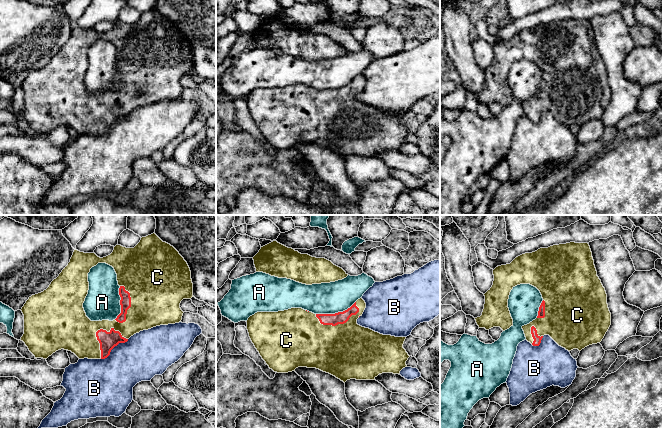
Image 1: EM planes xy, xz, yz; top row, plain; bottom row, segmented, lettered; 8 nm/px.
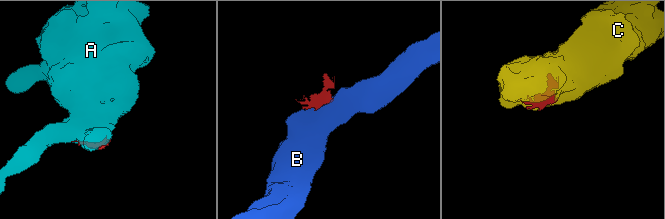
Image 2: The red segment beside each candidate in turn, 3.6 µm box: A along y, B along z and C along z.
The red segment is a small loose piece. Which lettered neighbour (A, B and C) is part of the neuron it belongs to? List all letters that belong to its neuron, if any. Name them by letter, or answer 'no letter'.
C

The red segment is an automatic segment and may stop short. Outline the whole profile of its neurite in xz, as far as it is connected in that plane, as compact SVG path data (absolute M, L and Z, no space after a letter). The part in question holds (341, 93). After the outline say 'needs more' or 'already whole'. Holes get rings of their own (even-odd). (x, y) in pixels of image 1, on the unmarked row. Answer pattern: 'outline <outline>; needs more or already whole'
outline M360 74L358 75L350 84L343 88L338 88L335 90L314 90L302 84L291 84L284 87L278 88L257 88L254 91L248 94L247 98L247 106L249 109L249 113L254 120L255 124L259 128L262 135L266 138L270 145L277 149L288 149L295 147L298 143L307 143L307 144L316 144L323 148L329 149L336 154L340 155L344 159L350 155L356 156L375 156L375 154L382 149L393 149L400 150L400 147L407 143L406 137L410 133L406 126L403 124L404 117L406 113L395 113L391 111L383 111L378 108L375 108L369 104L362 103L357 100L357 95L362 92L364 86L366 84L365 77Z; needs more

